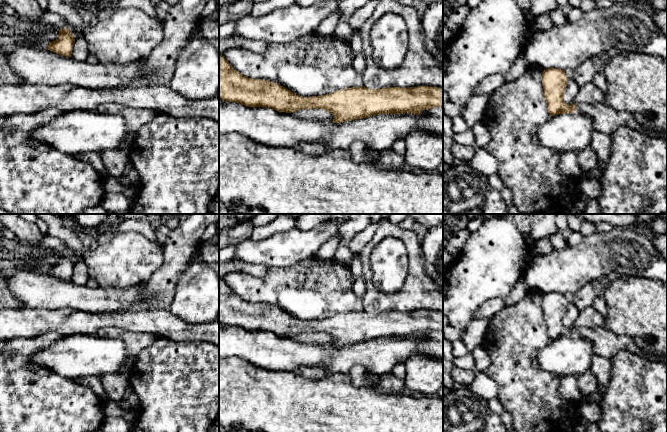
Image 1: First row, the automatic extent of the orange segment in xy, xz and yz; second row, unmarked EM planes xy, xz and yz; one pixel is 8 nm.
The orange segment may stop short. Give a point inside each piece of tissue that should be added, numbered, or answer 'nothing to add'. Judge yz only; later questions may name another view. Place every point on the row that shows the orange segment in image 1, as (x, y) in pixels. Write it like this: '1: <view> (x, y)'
1: yz (606, 120)

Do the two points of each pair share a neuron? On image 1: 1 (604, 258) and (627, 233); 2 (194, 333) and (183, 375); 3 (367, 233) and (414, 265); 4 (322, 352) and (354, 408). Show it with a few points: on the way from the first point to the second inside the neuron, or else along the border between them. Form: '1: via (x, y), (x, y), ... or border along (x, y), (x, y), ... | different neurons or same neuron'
1: via (610, 252), (623, 239) | same neuron
2: border along (169, 339), (174, 341), (208, 342) | different neurons
3: border along (375, 224), (376, 231), (374, 235), (357, 253) | different neurons
4: border along (347, 373), (327, 374) | different neurons

